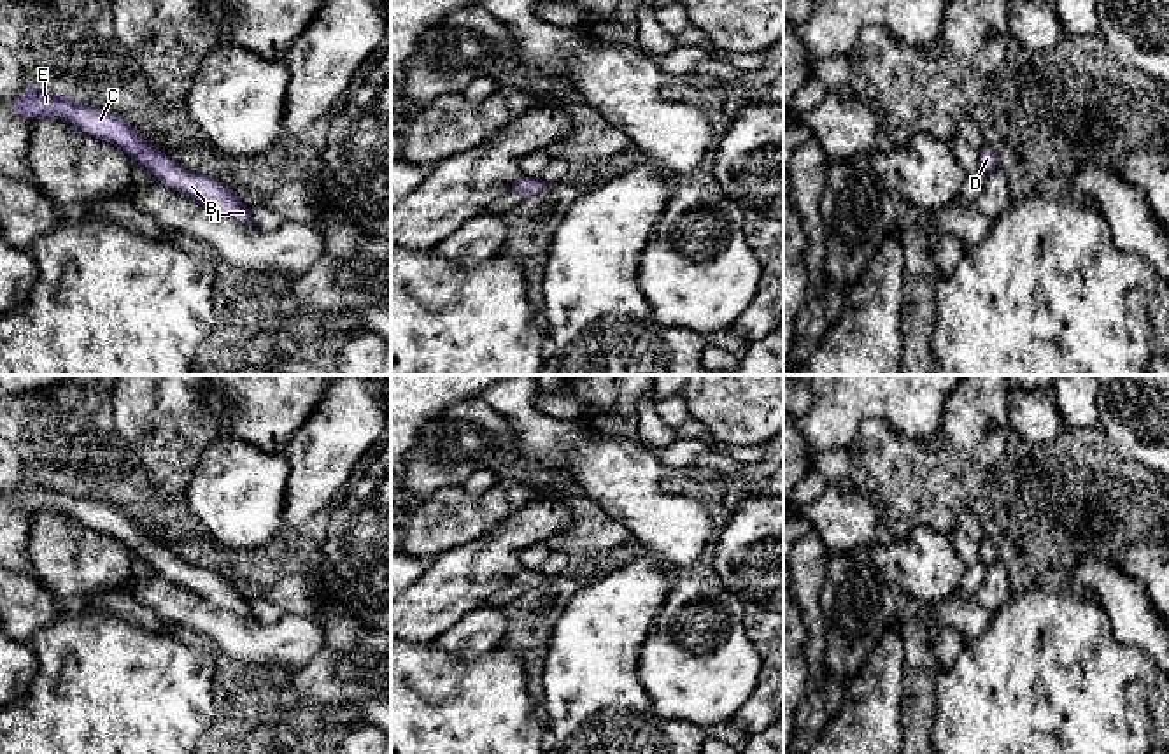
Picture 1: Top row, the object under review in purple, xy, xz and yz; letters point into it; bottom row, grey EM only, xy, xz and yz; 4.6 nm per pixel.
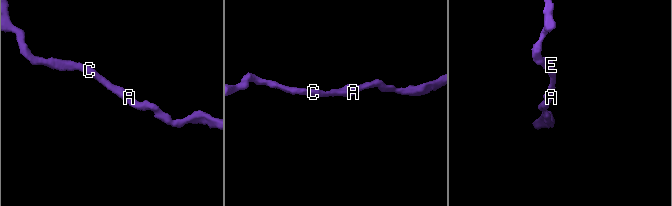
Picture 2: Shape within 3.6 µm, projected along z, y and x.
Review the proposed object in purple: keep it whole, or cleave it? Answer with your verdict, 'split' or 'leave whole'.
leave whole

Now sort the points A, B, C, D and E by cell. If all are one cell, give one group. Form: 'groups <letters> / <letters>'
groups A B C D E

